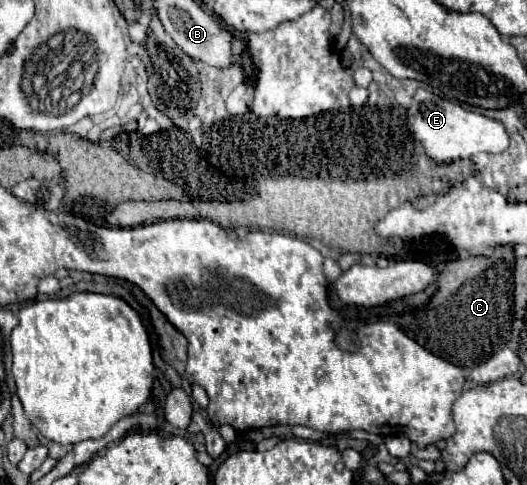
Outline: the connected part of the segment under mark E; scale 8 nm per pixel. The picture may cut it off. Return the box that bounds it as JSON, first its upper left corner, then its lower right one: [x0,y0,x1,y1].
[408,89,510,165]

